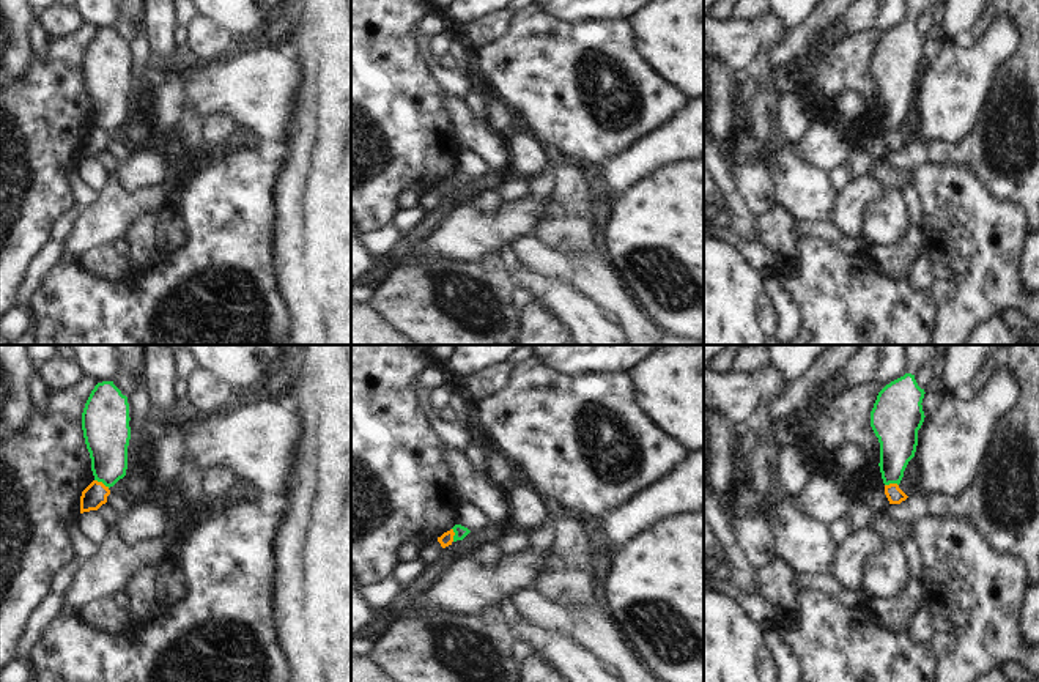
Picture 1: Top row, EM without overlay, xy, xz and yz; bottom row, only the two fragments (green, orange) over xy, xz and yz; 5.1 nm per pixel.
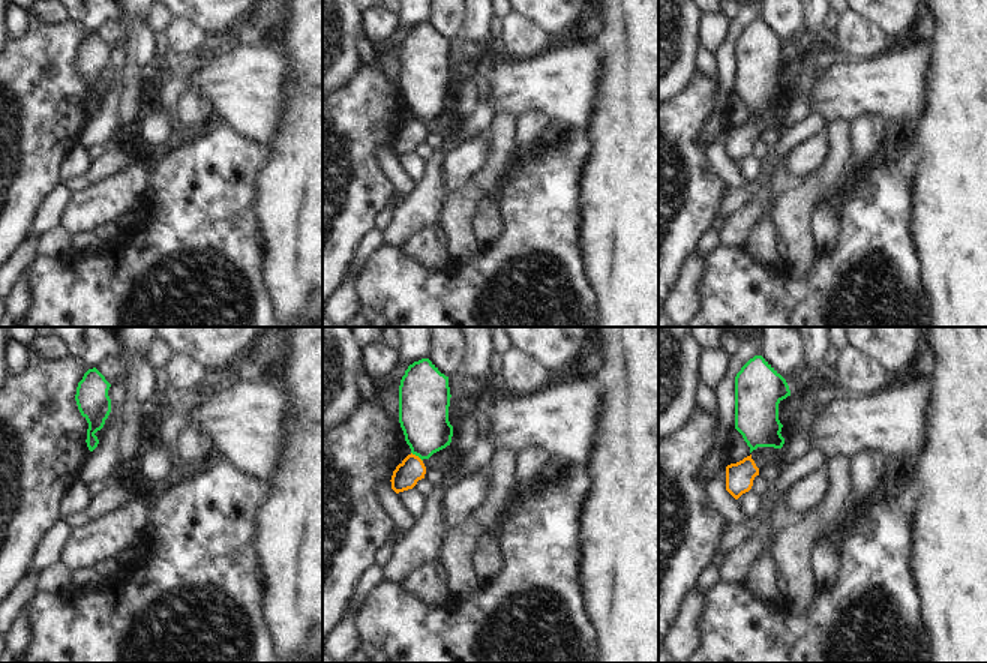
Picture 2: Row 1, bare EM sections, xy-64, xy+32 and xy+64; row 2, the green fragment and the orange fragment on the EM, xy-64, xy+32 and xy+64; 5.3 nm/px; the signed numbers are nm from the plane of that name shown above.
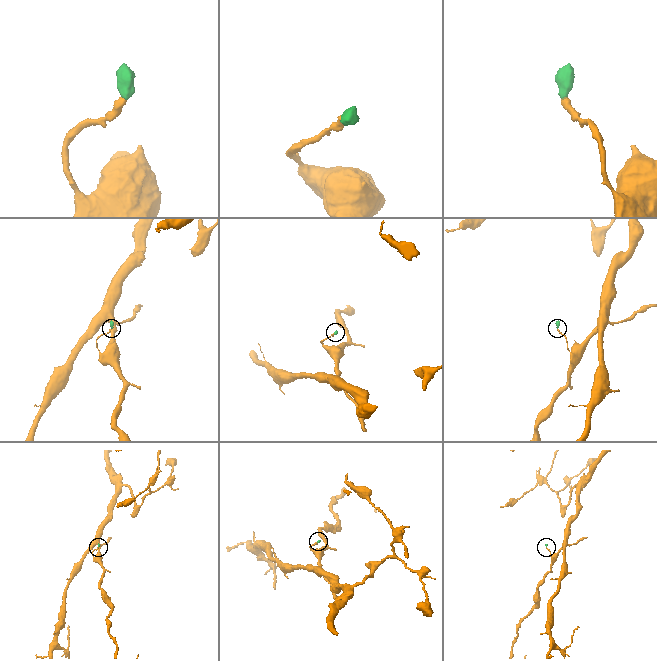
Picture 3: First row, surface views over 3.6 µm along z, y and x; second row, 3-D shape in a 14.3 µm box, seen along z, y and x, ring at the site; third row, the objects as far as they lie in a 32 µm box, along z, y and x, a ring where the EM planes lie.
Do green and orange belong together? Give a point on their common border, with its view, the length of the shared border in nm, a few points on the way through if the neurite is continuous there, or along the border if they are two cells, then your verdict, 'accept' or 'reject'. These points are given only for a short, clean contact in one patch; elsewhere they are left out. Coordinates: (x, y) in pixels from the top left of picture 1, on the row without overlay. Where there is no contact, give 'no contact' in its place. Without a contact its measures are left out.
contact xy (103, 129); length 90 nm; border xy (95, 126), (109, 134); reject

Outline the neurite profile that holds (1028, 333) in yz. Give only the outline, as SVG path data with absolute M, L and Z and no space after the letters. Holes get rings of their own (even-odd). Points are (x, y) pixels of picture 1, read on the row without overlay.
M1001 310L998 315L1019 334L1025 345L1039 345L1039 328L1031 318L1017 310Z

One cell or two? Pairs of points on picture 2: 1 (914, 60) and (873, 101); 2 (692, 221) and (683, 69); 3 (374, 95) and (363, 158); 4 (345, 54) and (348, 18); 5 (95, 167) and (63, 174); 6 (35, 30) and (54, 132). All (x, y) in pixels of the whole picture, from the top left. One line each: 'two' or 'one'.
1: one
2: two
3: one
4: one
5: two
6: one

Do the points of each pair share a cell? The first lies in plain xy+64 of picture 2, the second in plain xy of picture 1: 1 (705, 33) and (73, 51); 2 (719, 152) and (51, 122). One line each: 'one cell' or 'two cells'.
1: two cells
2: two cells

